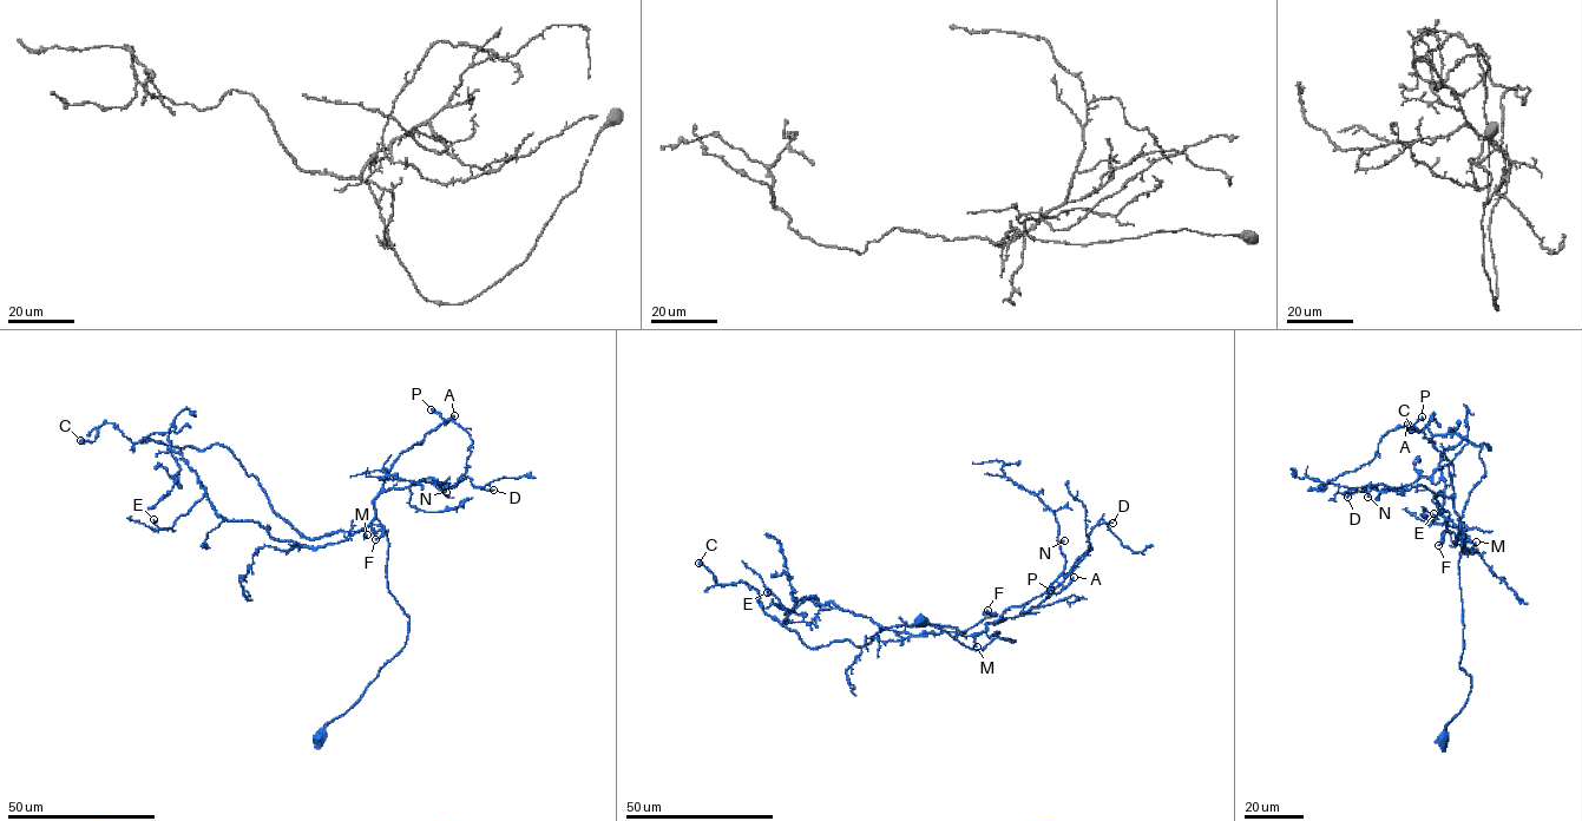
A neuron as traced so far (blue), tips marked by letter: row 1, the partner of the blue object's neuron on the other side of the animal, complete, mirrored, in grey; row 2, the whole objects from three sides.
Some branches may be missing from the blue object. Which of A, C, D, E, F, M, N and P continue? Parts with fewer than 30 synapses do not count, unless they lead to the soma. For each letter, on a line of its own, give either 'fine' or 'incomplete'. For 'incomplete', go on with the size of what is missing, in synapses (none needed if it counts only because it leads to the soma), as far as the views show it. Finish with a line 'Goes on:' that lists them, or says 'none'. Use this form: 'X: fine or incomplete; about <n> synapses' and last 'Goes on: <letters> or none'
A: incomplete; about 45 synapses
C: fine
D: fine
E: fine
F: fine
M: fine
N: fine
P: fine
Goes on: A

